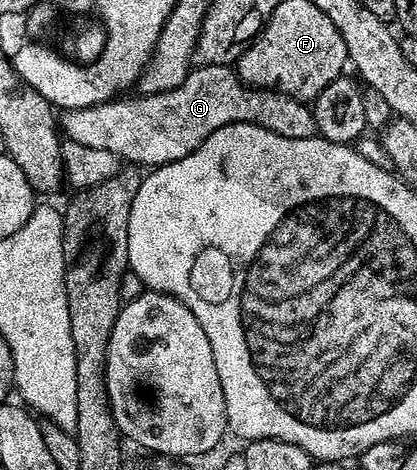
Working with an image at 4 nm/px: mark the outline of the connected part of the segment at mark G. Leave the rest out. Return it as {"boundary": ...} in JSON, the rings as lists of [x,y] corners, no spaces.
{"boundary":[[[200,66],[191,69],[184,84],[176,88],[159,94],[130,97],[119,96],[109,102],[101,102],[88,108],[61,111],[61,133],[71,142],[85,144],[87,148],[104,148],[115,154],[123,163],[133,164],[139,168],[157,168],[180,160],[188,156],[188,152],[195,150],[201,142],[208,140],[212,132],[237,122],[247,122],[268,132],[276,132],[276,136],[288,136],[292,140],[304,140],[318,134],[313,109],[307,103],[290,98],[287,94],[280,94],[276,90],[260,90],[245,86],[230,66]]]}

